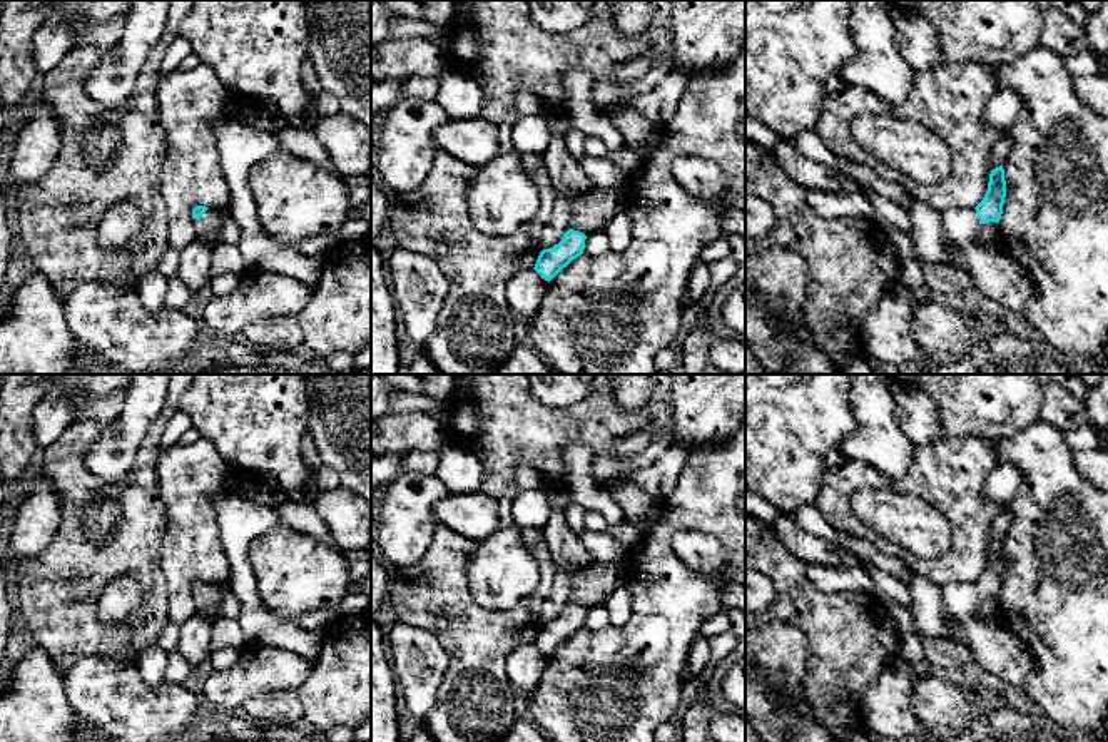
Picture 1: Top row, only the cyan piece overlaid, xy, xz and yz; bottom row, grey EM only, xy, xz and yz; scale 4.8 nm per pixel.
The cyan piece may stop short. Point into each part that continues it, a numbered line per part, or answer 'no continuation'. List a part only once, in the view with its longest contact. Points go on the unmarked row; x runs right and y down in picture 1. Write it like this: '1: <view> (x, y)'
1: yz (961, 600)

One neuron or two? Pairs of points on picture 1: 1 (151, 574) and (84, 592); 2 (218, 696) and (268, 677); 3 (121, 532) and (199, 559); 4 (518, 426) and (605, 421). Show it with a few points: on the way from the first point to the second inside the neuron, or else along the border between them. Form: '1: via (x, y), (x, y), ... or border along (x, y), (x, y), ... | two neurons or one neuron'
1: via (134, 565), (111, 565), (101, 575) | one neuron
2: via (229, 687), (248, 677), (256, 677) | one neuron
3: border along (164, 507), (161, 567), (167, 584) | two neurons
4: via (540, 426), (584, 425) | one neuron

